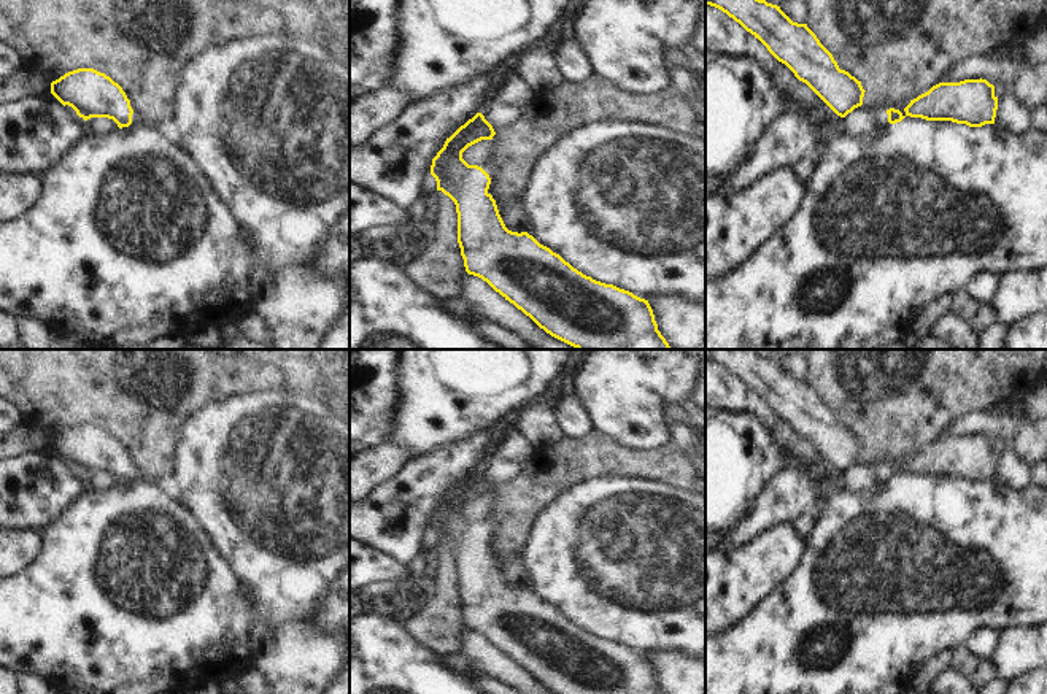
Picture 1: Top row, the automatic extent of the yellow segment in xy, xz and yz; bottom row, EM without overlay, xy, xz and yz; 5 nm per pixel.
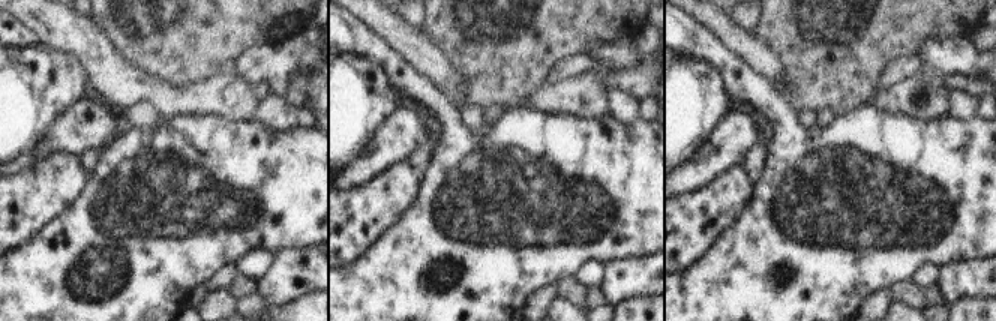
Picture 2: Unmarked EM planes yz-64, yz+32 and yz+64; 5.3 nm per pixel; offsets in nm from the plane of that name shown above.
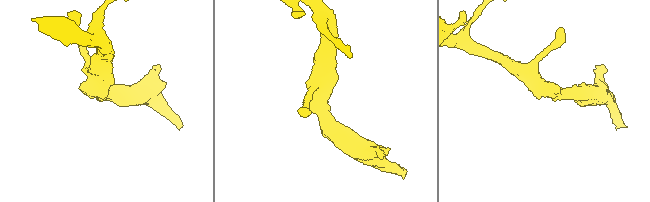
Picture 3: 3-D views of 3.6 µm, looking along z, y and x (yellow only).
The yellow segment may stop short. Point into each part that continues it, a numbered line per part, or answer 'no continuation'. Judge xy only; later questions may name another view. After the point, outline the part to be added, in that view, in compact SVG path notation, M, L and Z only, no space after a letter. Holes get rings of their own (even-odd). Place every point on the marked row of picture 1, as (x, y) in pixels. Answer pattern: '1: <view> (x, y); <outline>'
1: xy (137, 121); M133 111L133 114L132 114L132 124L130 124L129 127L164 129L164 130L168 133L168 137L170 137L170 140L172 140L173 143L175 143L175 138L176 138L176 132L172 130L170 127L162 127L162 125L148 124L148 122L143 121L143 119L140 118L140 114L137 114L135 111ZM175 143L175 145L176 145L176 143ZM176 145L176 148L180 148L180 146Z

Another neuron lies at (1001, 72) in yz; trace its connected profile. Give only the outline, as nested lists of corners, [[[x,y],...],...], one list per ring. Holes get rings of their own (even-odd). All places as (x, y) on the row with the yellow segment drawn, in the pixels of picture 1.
[[[1015,49],[1010,56],[999,57],[995,52],[979,57],[969,57],[956,62],[944,83],[960,83],[964,79],[987,79],[1003,92],[1010,92],[1010,84],[1018,78],[1025,68],[1023,49]]]

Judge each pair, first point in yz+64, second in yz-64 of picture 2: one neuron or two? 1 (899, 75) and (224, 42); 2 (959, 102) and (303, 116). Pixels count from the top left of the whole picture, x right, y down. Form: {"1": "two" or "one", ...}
{"1": "two", "2": "two"}

